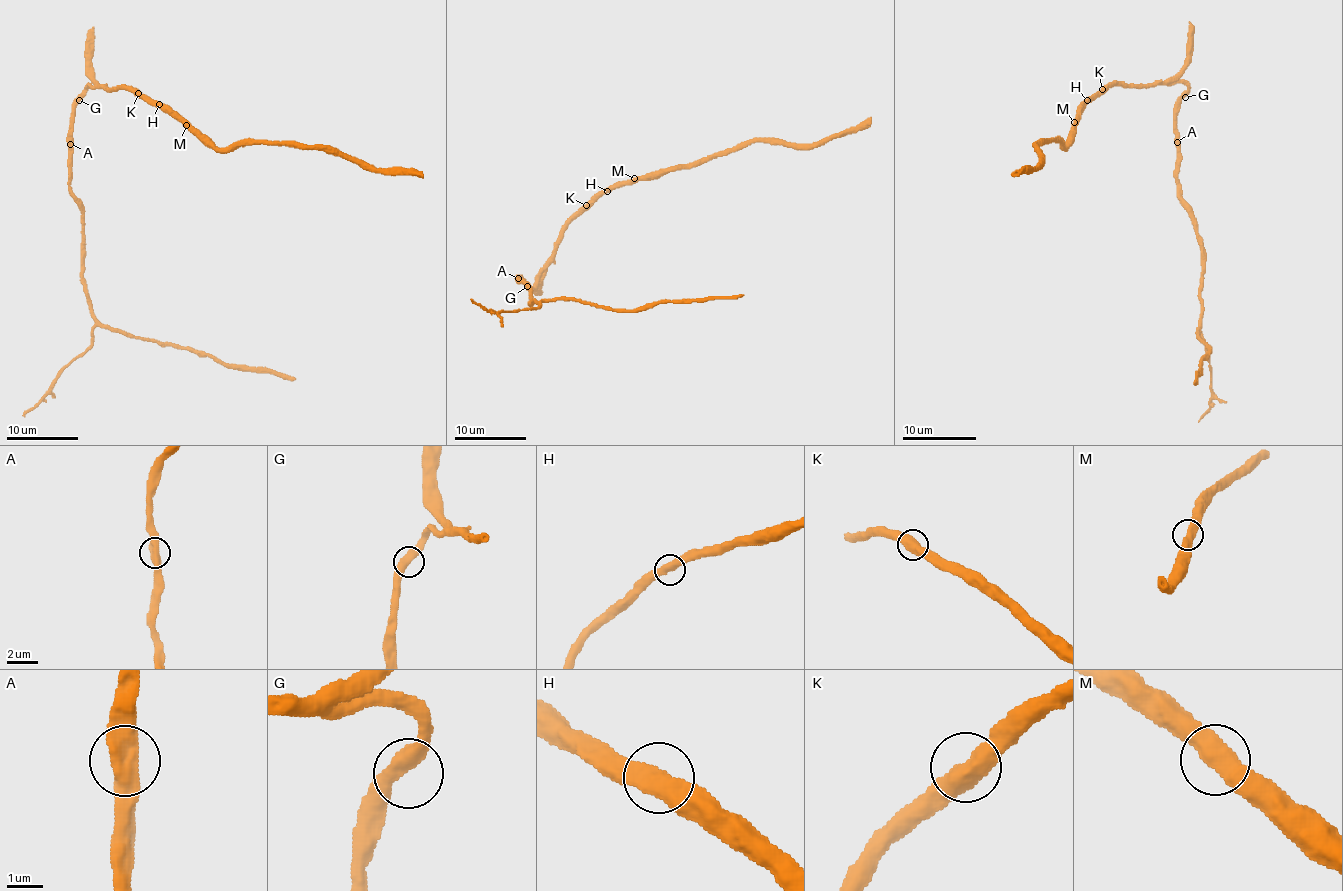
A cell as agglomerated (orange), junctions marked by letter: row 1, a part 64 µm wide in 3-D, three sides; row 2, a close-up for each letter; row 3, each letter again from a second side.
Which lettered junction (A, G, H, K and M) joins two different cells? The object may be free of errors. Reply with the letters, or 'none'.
none

